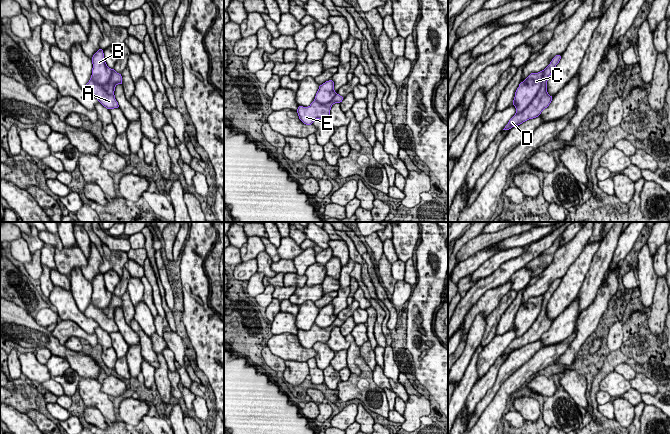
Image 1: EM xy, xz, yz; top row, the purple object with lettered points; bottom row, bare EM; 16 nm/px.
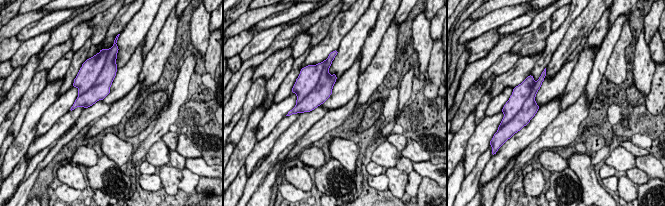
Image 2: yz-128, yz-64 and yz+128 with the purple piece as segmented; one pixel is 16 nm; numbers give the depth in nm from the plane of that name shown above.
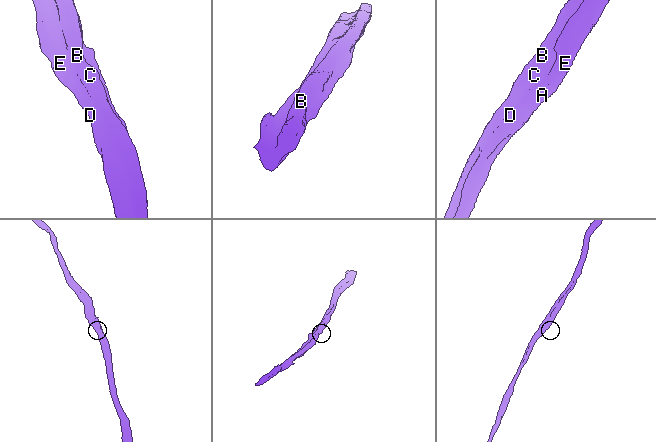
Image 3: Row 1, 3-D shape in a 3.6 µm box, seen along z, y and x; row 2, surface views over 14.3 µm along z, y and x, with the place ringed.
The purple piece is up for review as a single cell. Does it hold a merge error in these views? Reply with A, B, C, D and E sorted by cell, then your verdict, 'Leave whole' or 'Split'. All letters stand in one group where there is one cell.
Groups: A D E / B C. Split

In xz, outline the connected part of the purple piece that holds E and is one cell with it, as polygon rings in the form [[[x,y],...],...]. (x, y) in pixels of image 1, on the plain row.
[[[336,318],[334,322],[326,328],[320,328],[313,325],[309,331],[298,330],[297,337],[302,347],[306,349],[313,348],[315,343],[327,343],[330,339],[330,334],[333,328],[341,327],[344,321]]]

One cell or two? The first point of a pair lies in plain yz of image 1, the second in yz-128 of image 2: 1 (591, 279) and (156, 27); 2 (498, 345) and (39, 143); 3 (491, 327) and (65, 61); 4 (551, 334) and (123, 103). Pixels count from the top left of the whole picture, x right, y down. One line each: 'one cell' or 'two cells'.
1: one cell
2: two cells
3: one cell
4: two cells

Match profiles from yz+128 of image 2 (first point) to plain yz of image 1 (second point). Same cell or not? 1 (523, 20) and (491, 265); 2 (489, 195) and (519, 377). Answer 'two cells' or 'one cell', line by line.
1: one cell
2: one cell

